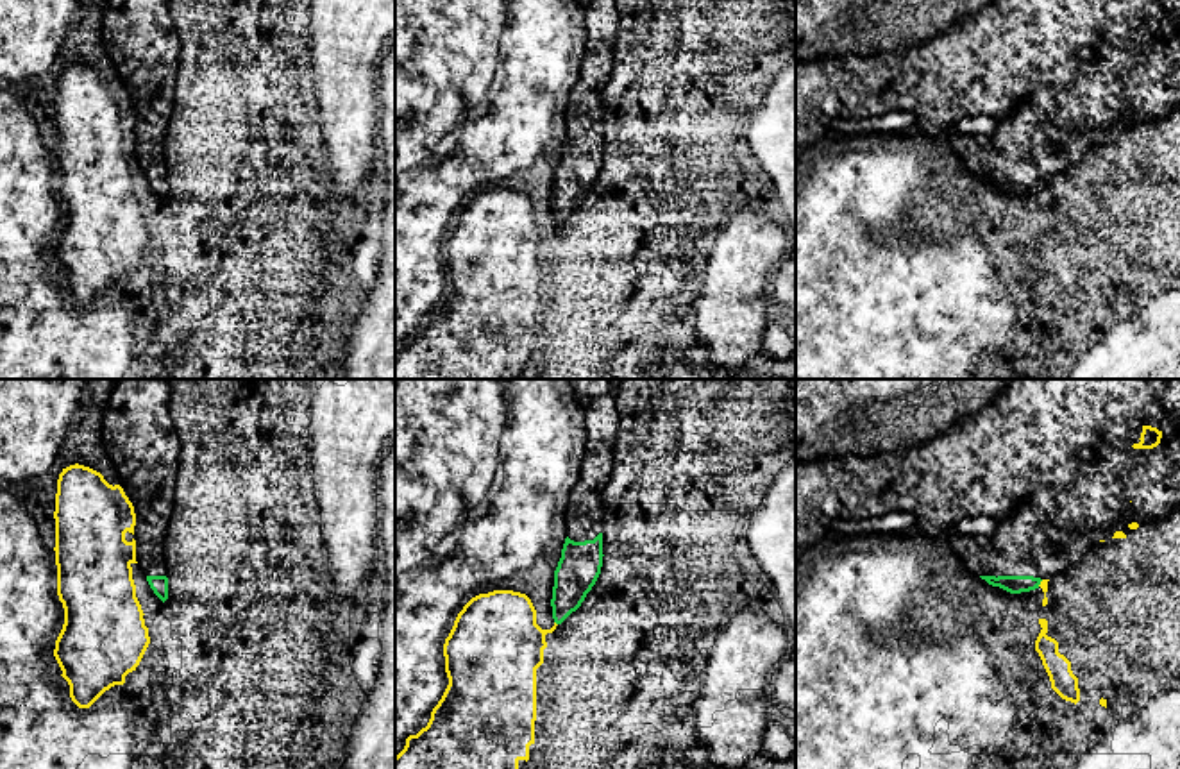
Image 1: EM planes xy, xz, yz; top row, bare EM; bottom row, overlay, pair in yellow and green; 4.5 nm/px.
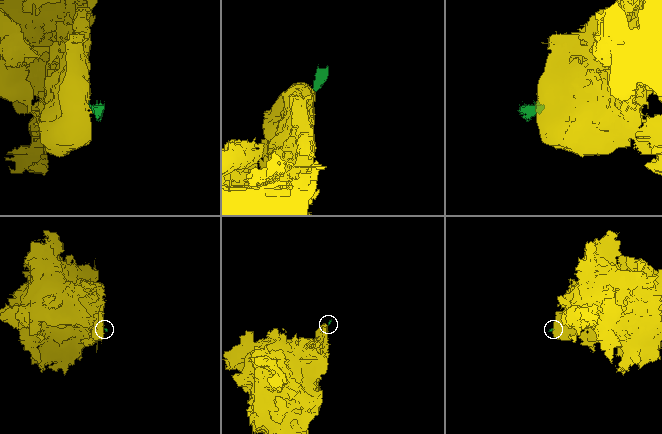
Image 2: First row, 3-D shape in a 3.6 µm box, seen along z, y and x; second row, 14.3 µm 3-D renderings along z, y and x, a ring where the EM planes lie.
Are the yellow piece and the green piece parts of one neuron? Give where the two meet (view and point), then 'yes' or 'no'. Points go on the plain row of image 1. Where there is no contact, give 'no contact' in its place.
contact yz (1041, 183); no

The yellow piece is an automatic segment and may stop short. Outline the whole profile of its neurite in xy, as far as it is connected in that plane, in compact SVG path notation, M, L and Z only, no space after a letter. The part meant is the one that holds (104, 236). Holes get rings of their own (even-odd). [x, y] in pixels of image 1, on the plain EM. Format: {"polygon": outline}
{"polygon": "M75 63L59 73L54 118L57 195L64 207L54 256L72 300L89 308L105 290L125 283L150 243L131 166L138 163L136 139L125 139L127 131L134 134L136 113L120 84L113 86L100 72Z"}

